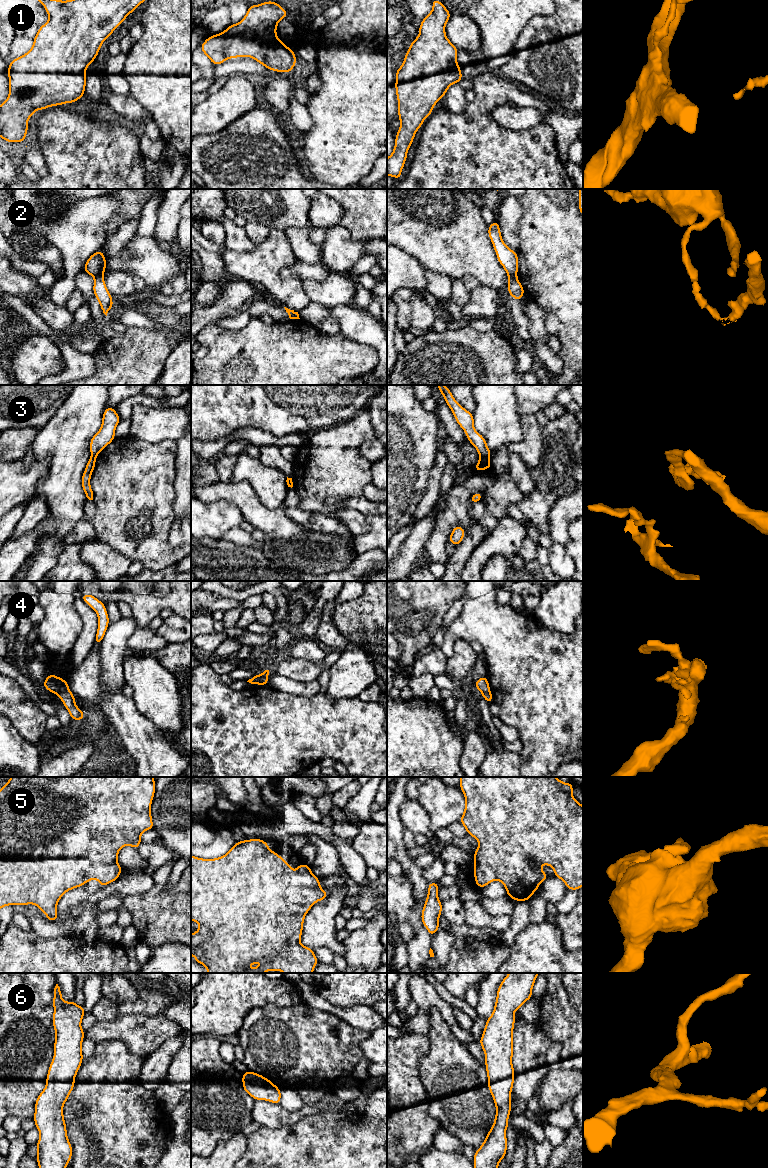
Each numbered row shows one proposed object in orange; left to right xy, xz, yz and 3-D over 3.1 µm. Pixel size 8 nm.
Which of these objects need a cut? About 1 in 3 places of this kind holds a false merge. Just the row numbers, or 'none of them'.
2, 3, 4

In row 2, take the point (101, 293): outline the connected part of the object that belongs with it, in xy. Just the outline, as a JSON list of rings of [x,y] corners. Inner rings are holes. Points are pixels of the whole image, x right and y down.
[[[103,275],[94,277],[93,292],[100,303],[100,308],[107,316],[108,311],[114,306],[112,295],[107,290]]]

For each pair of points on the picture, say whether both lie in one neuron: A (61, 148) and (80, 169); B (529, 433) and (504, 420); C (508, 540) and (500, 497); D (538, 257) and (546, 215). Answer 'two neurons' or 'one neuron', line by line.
A: one neuron
B: two neurons
C: two neurons
D: one neuron

